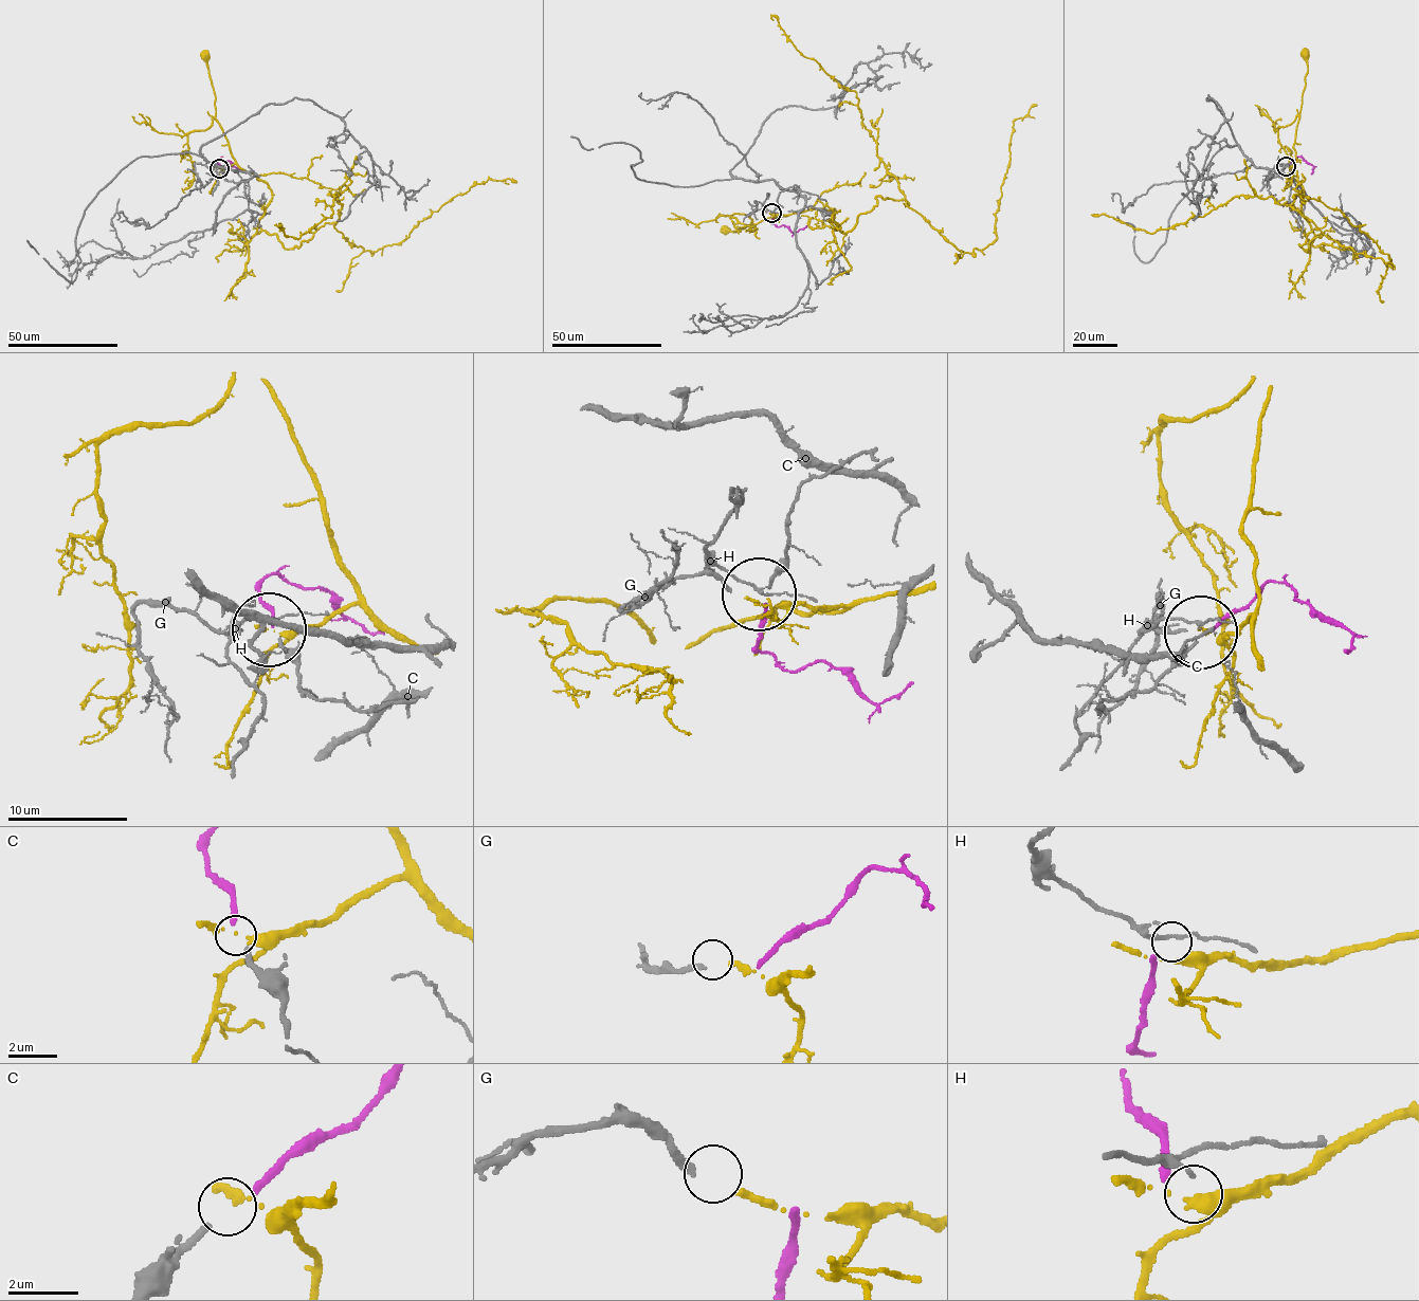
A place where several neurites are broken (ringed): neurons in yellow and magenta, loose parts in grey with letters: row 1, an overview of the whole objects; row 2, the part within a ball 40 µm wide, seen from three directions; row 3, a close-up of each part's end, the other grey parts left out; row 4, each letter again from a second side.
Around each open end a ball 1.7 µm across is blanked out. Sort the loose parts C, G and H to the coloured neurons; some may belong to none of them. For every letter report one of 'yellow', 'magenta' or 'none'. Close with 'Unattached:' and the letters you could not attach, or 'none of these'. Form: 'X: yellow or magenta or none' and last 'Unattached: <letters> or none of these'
C: magenta
G: yellow
H: none
Unattached: H

